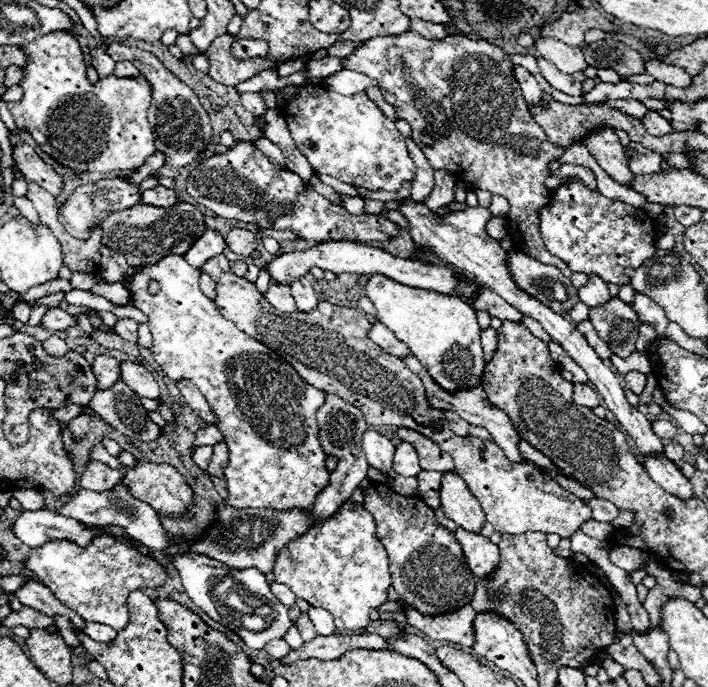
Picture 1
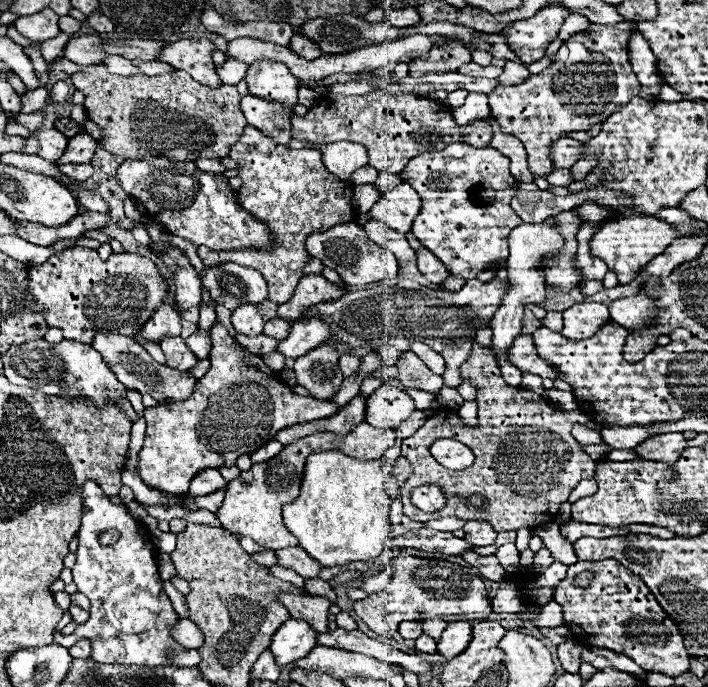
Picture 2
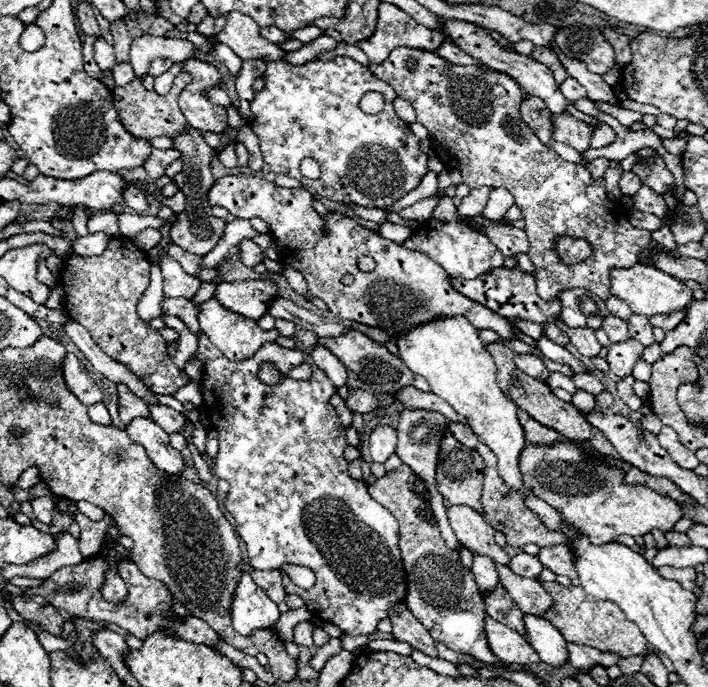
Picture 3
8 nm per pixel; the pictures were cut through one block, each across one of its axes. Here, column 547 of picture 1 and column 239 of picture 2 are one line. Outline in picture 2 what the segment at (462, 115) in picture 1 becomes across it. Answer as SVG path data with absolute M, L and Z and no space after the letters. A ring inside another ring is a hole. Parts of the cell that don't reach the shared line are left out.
M252 126L244 128L238 142L230 148L228 158L238 162L238 178L242 180L242 186L236 192L238 204L246 212L250 212L254 218L258 218L260 222L266 224L266 228L270 230L270 234L274 238L274 248L270 252L266 252L266 250L242 250L240 252L240 250L210 250L208 246L198 246L198 256L208 266L216 266L222 262L238 262L242 266L258 270L264 276L264 280L268 282L268 298L274 300L276 304L288 302L294 294L294 288L296 288L300 276L304 274L304 272L300 272L300 268L310 260L310 256L304 252L306 236L310 232L326 230L340 222L350 222L354 218L352 186L350 186L350 182L342 182L332 172L326 170L320 150L314 150L314 148L292 150L286 144L272 142L272 138L264 136L258 128L252 128Z

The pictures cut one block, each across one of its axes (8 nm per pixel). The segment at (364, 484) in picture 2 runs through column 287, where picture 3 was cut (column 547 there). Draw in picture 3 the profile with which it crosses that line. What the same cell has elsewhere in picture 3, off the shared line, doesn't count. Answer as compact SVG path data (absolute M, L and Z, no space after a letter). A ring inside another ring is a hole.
M464 316L434 318L428 324L414 326L406 334L400 334L396 344L398 344L398 358L408 366L408 370L426 378L430 390L436 396L448 400L456 412L464 414L468 418L472 432L476 432L478 440L496 452L500 476L504 478L504 482L522 492L528 508L532 508L538 516L542 516L544 526L552 530L562 528L560 512L556 512L544 500L532 496L530 490L522 486L518 472L518 454L522 452L526 440L522 436L524 430L520 428L516 416L518 408L500 390L496 380L496 364L492 356L486 352L482 340L478 338L478 330Z

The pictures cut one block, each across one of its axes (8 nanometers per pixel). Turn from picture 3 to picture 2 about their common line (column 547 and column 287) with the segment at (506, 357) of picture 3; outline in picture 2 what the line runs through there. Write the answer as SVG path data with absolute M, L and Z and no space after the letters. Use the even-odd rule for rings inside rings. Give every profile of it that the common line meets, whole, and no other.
M214 322L208 330L212 348L210 348L210 370L206 376L202 376L196 382L194 392L186 400L178 400L172 404L152 406L144 410L146 418L146 438L142 444L142 450L138 452L138 464L136 474L142 478L146 486L152 486L156 490L184 496L188 492L188 486L192 478L204 470L204 468L220 468L220 466L234 466L236 458L242 454L252 454L262 444L270 442L280 428L302 424L310 420L320 420L334 416L340 406L332 400L316 400L308 396L298 396L292 392L292 388L284 382L278 382L278 376L272 368L264 364L264 360L256 354L252 354L248 348L236 342L226 330L224 324Z

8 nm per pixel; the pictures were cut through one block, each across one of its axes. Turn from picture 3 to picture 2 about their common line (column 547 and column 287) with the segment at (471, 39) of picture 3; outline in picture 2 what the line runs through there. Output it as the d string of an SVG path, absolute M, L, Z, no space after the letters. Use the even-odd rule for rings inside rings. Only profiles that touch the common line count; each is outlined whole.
M260 60L248 66L246 72L248 90L254 96L268 96L268 100L284 100L288 108L294 108L296 102L296 90L298 90L298 78L290 74L290 68L286 64L274 62L274 60Z

